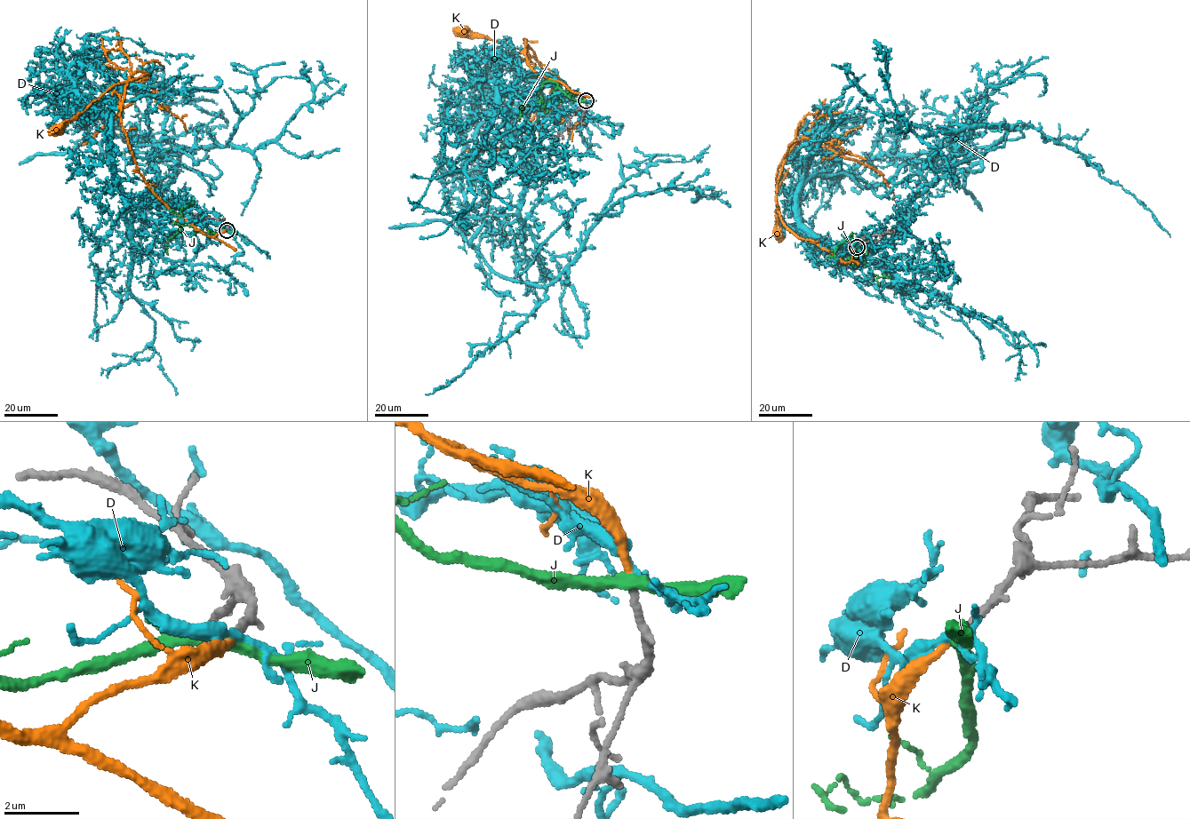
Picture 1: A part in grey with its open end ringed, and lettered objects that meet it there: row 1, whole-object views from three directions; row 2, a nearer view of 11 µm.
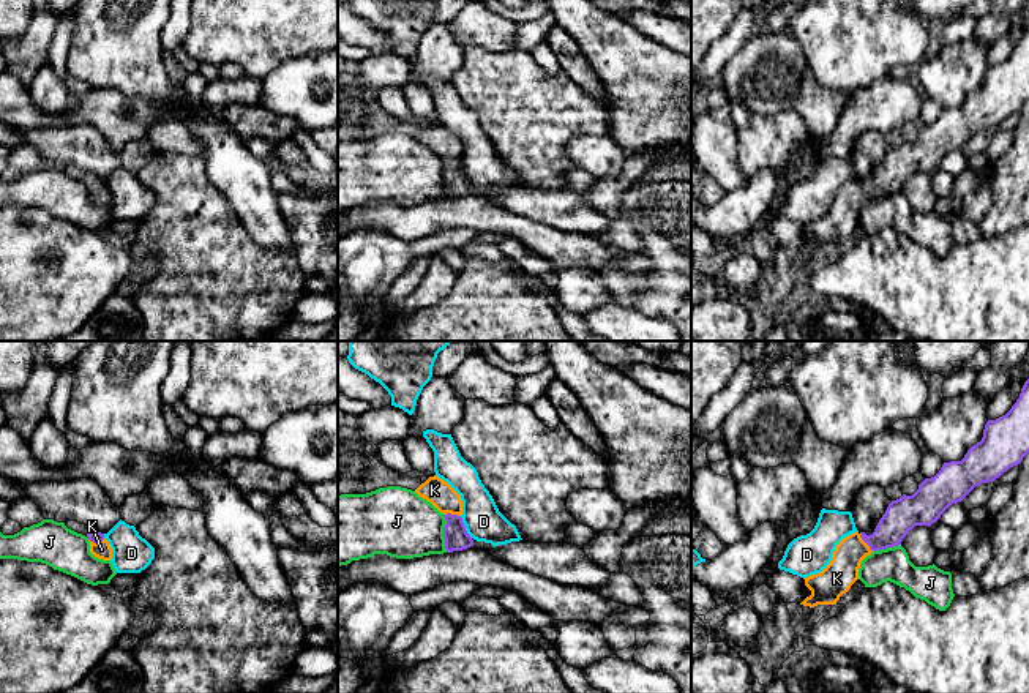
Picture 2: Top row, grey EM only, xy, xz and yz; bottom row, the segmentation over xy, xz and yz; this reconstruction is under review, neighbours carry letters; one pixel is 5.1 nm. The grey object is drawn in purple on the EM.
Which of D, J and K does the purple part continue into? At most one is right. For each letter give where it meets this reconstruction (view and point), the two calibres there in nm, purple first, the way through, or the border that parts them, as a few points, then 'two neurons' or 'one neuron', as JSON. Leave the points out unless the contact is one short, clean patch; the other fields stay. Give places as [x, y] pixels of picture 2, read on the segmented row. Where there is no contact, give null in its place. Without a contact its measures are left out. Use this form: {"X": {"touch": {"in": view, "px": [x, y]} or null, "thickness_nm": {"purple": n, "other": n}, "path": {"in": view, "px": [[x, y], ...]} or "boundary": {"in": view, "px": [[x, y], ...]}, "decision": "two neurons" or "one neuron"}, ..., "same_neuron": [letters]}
{"D": {"touch": {"in": "xz", "px": [464, 528]}, "thickness_nm": {"purple": 130, "other": 200}, "boundary": {"in": "xz", "px": [[460, 516], [464, 529], [472, 537]]}, "decision": "two neurons"}, "J": {"touch": {"in": "xz", "px": [444, 534]}, "thickness_nm": {"purple": 130, "other": 360}, "boundary": {"in": "xz", "px": [[442, 515], [445, 521], [444, 548], [447, 551]]}, "decision": "two neurons"}, "K": {"touch": {"in": "yz", "px": [865, 542]}, "thickness_nm": {"purple": 170, "other": 160}, "path": {"in": "yz", "px": [[901, 515], [875, 542], [865, 542], [845, 562], [837, 578]]}, "decision": "one neuron"}, "same_neuron": ["K"]}

